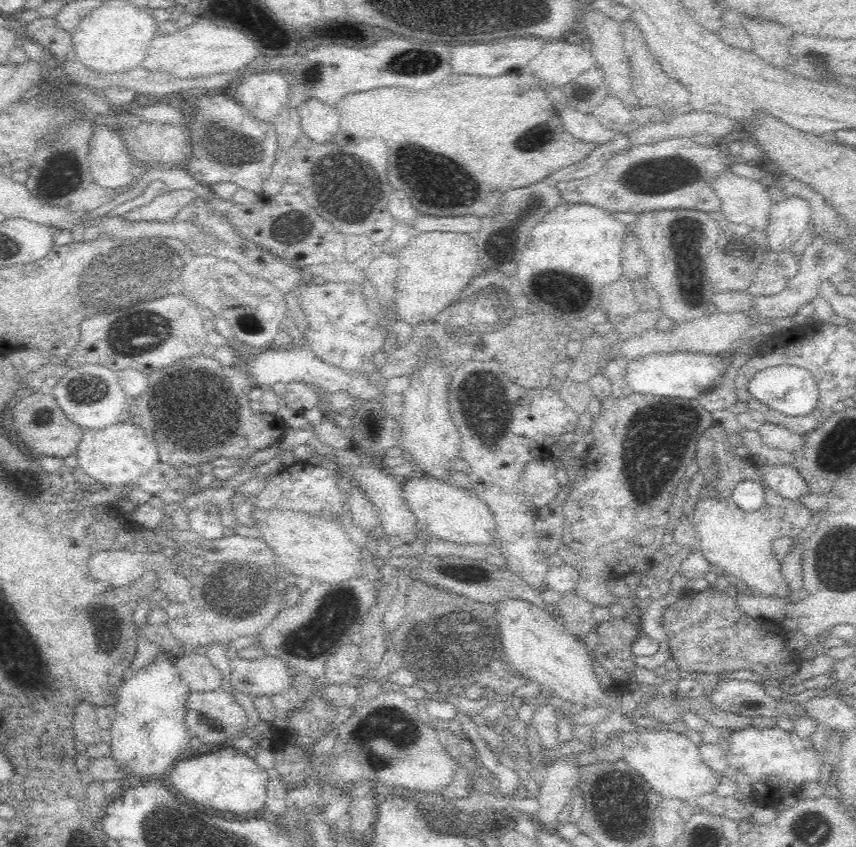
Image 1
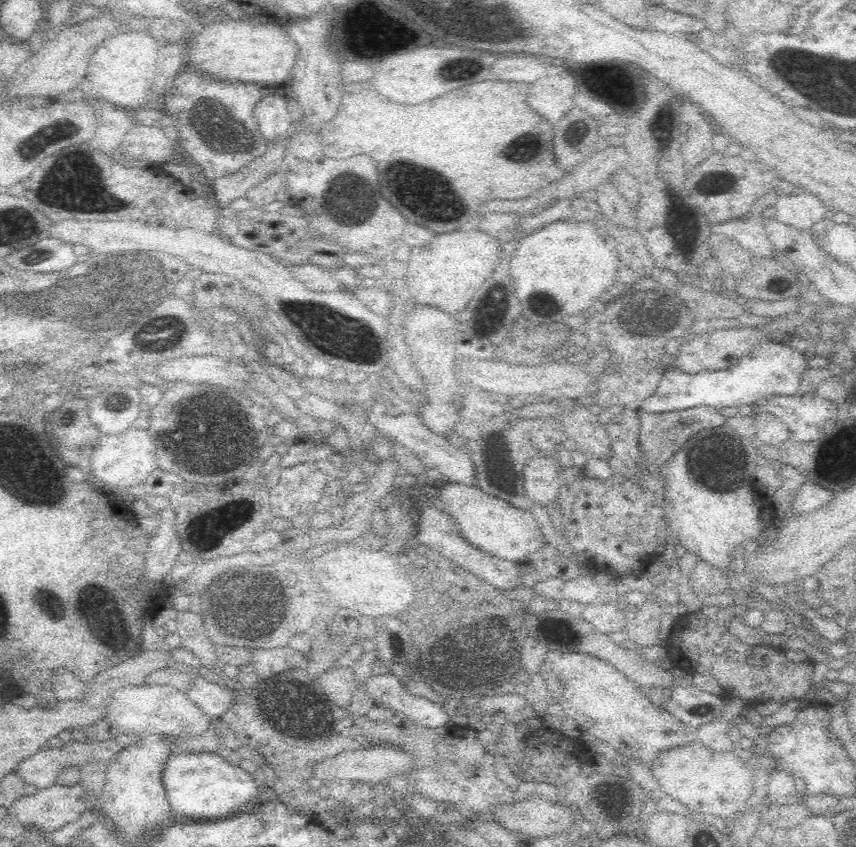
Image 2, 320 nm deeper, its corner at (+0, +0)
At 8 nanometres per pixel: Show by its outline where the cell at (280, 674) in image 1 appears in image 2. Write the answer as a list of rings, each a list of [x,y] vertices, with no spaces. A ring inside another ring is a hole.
[[[198,680],[196,686],[192,686],[192,690],[188,692],[188,698],[210,720],[220,718],[232,704],[232,692],[226,686],[204,682],[204,680]]]

